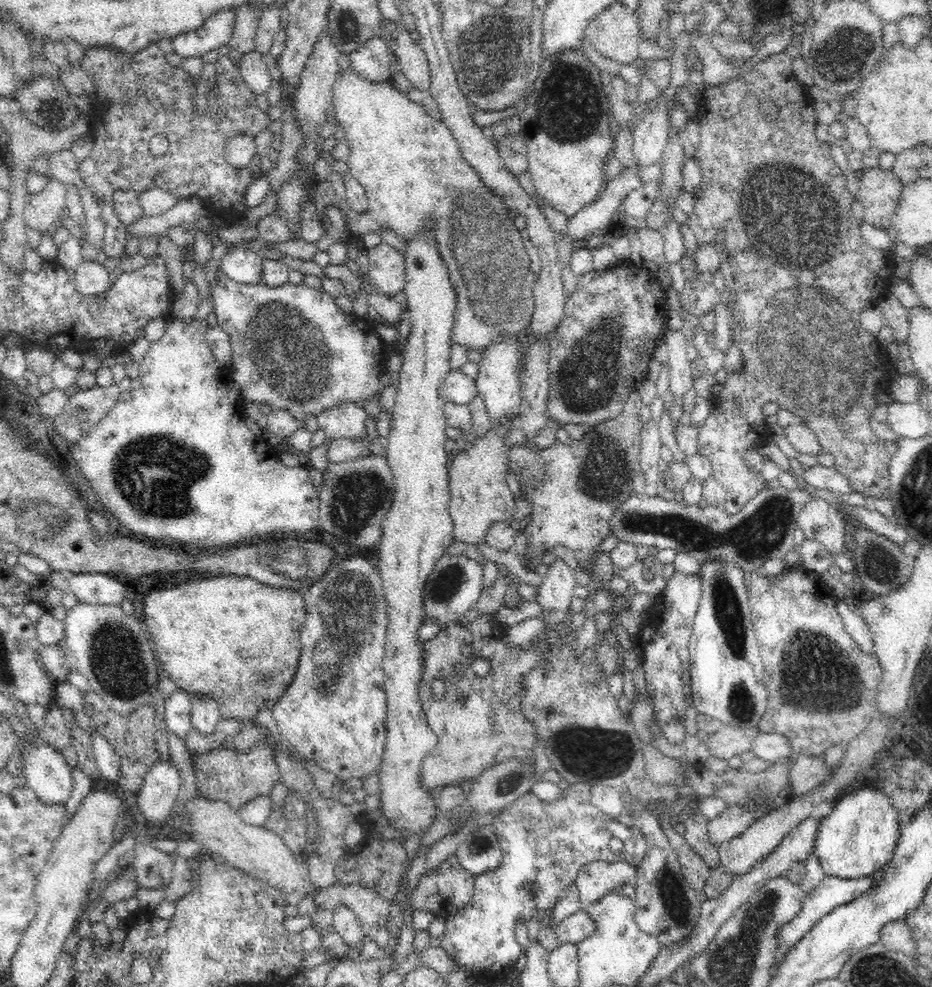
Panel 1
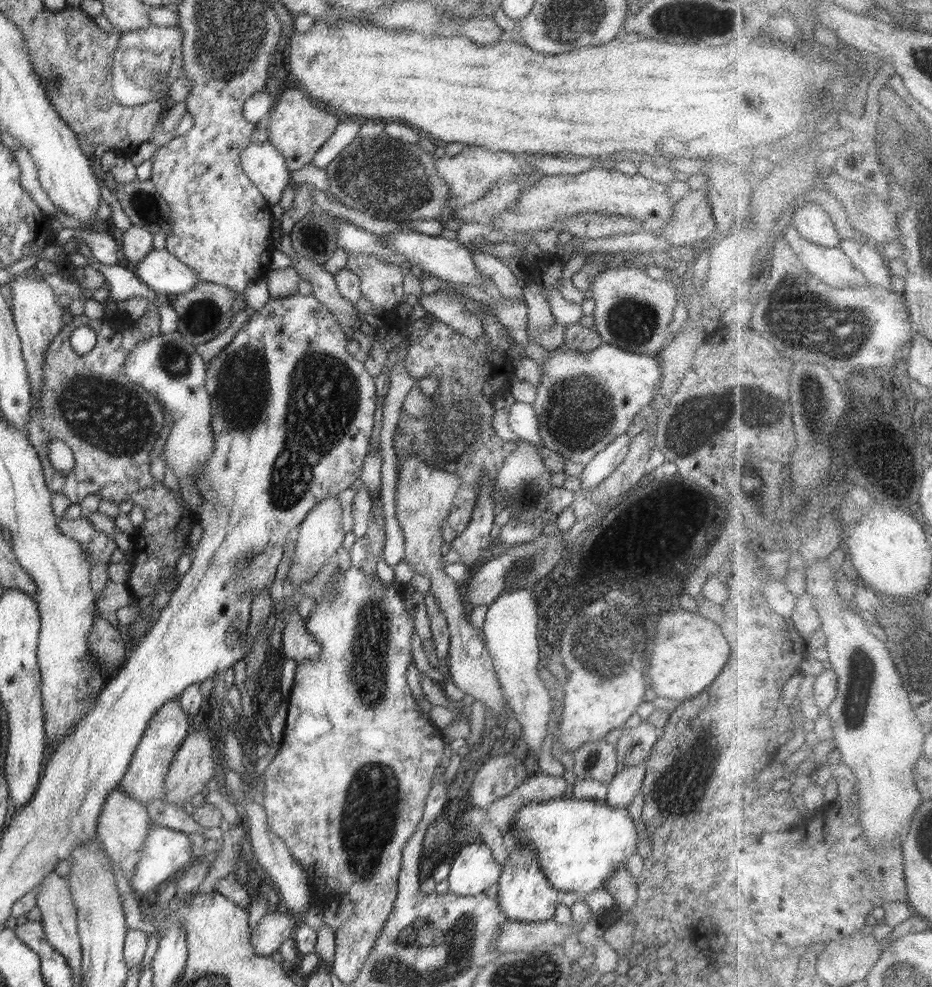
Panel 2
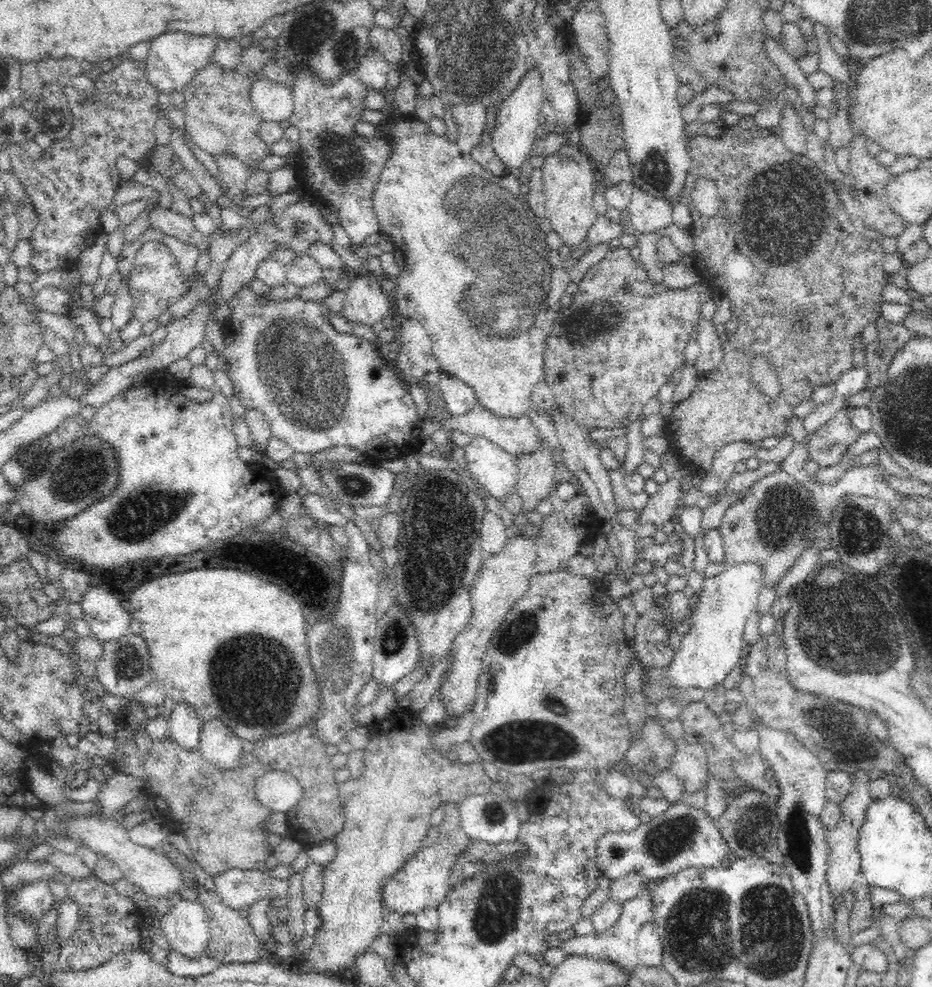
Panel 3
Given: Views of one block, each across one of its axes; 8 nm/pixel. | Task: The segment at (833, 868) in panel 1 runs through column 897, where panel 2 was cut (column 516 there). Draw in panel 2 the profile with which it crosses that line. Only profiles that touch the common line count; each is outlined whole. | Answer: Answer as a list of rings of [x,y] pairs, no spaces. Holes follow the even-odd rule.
[[[574,797],[526,804],[515,813],[508,827],[504,827],[505,834],[508,831],[514,833],[514,841],[518,845],[531,847],[534,857],[540,864],[541,872],[553,888],[561,894],[576,893],[580,898],[598,888],[604,888],[608,878],[618,866],[626,866],[628,859],[637,854],[639,829],[640,826],[634,825],[627,808],[611,808],[603,801]]]

